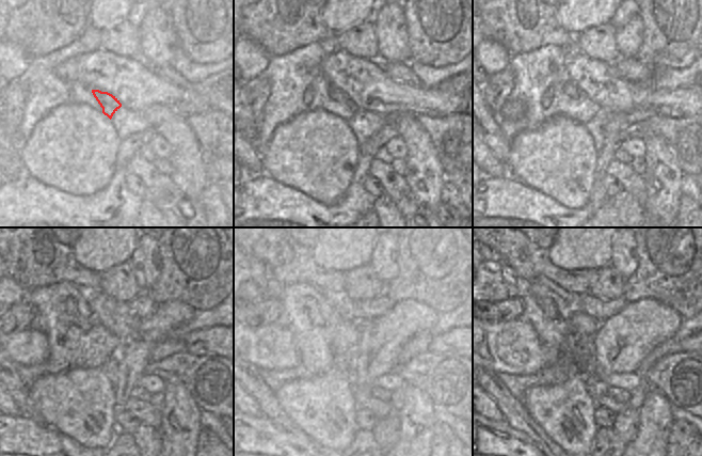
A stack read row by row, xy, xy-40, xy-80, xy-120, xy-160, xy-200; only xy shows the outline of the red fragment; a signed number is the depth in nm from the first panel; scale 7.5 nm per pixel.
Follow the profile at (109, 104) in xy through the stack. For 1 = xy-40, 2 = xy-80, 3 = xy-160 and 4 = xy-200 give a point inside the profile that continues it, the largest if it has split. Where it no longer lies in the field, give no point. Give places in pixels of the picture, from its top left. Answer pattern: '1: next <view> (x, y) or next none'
1: next xy-40 (335, 93)
2: next xy-80 (572, 90)
3: next xy-160 (319, 311)
4: next xy-200 (559, 310)

